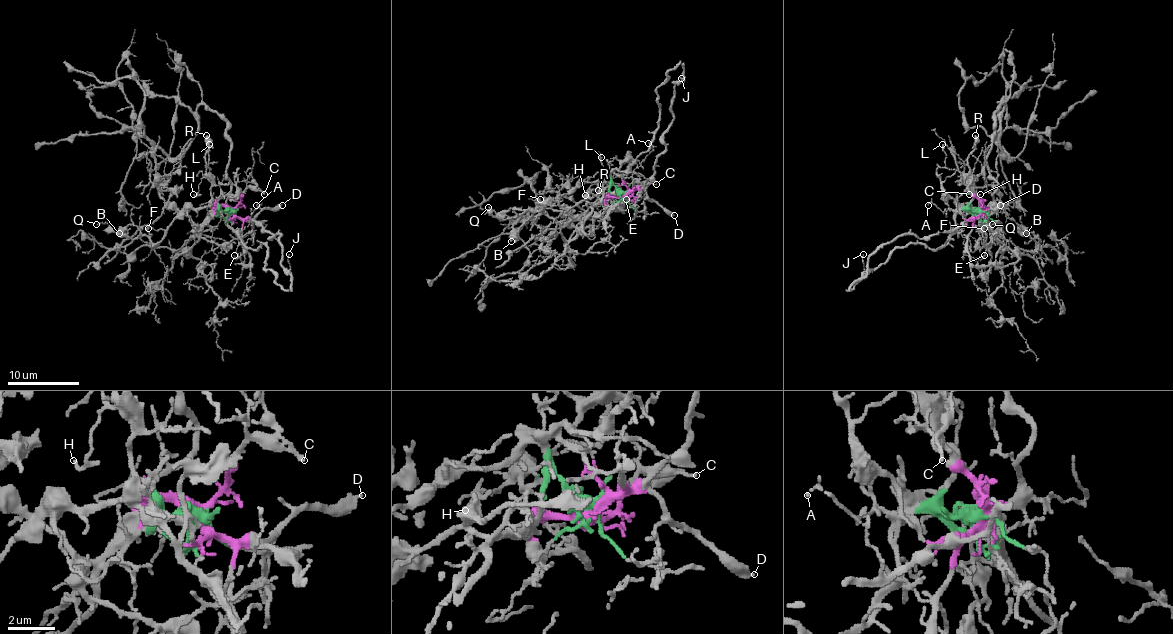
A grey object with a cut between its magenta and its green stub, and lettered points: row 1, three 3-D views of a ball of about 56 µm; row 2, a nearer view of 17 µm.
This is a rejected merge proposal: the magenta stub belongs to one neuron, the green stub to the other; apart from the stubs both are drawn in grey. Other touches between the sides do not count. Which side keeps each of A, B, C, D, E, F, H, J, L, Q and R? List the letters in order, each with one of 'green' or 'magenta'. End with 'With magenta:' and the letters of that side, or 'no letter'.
A: magenta
B: green
C: magenta
D: magenta
E: magenta
F: green
H: green
J: magenta
L: green
Q: green
R: green
With magenta: A, C, D, E, J

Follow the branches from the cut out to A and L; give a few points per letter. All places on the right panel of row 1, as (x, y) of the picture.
A: (981, 210), (972, 228), (963, 238), (934, 203), (927, 205)
L: (979, 210), (969, 209), (974, 194), (954, 169), (945, 165), (942, 144)

